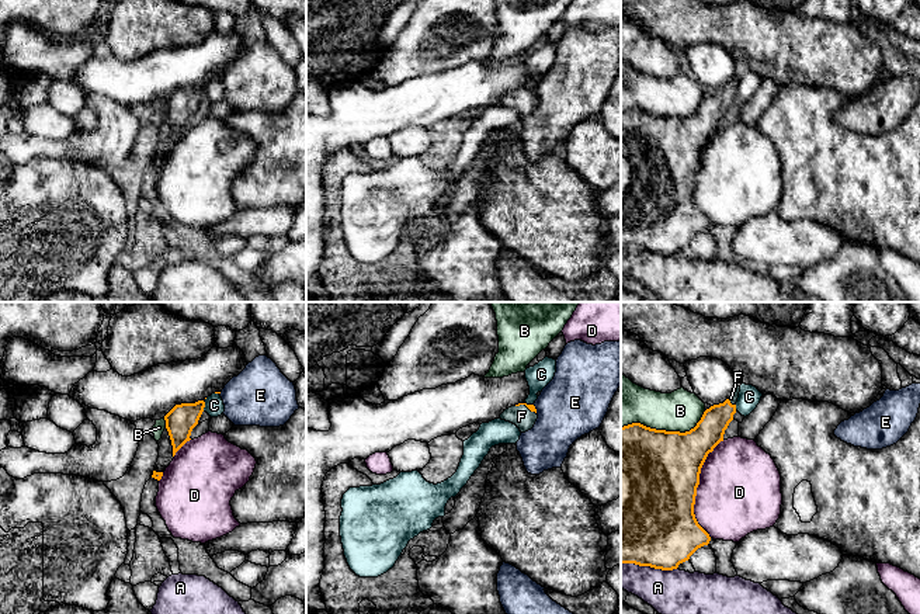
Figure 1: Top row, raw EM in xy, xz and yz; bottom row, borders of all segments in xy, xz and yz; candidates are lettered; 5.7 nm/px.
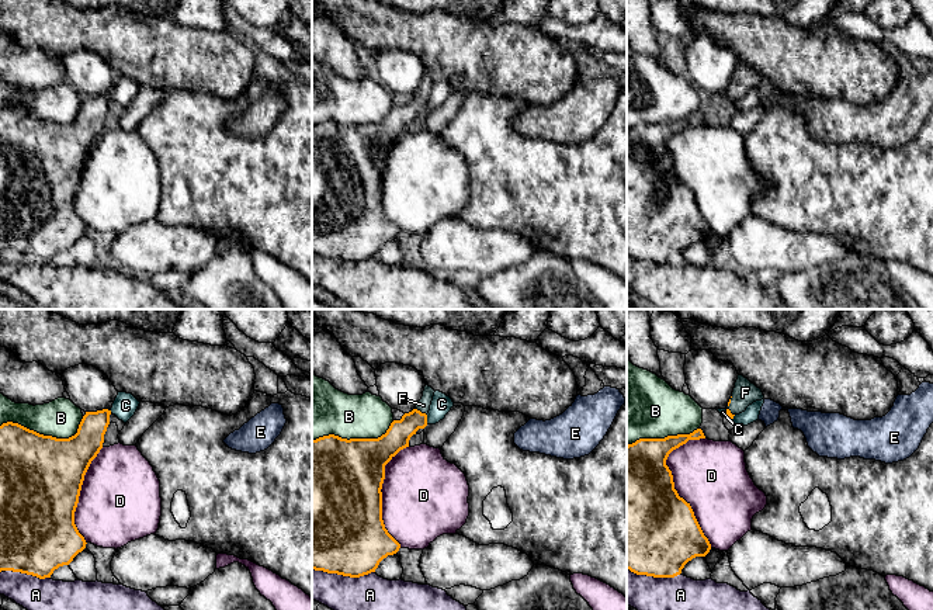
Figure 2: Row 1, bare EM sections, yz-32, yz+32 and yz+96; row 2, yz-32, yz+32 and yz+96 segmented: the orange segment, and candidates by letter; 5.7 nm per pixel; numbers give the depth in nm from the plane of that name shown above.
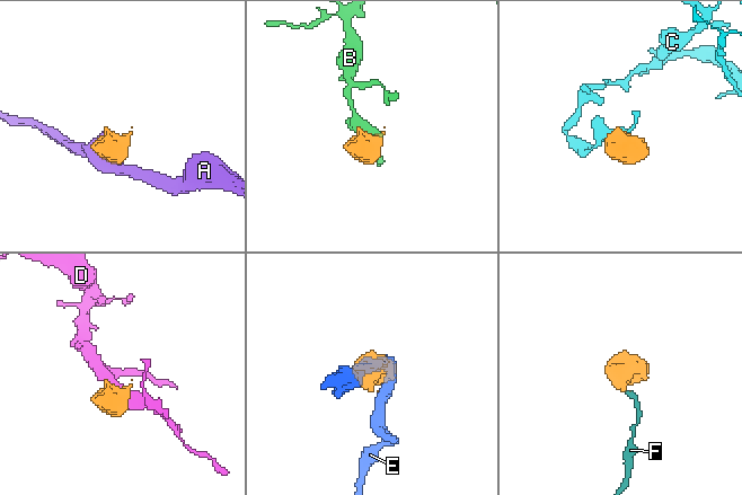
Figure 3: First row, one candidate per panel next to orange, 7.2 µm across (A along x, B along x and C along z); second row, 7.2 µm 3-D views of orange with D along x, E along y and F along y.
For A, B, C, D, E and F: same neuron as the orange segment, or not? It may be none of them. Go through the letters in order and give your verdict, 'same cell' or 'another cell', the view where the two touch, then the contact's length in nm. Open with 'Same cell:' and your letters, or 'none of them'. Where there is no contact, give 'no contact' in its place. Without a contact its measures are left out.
Same cell: F
A: another cell; contact in yz; length 320 nm
B: another cell; contact in yz; length 500 nm
C: another cell; contact in xy; length 60 nm
D: another cell; contact in yz; length 550 nm
E: another cell; contact in xz; length 50 nm
F: same cell; contact in xz; length 130 nm

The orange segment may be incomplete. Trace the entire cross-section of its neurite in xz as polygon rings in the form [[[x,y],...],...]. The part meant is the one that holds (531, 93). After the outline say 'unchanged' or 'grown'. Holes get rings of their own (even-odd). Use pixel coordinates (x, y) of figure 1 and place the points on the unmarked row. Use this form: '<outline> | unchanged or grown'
[[[518,89],[500,100],[501,105],[515,110],[521,118],[531,115],[538,104],[534,90]]] | grown

